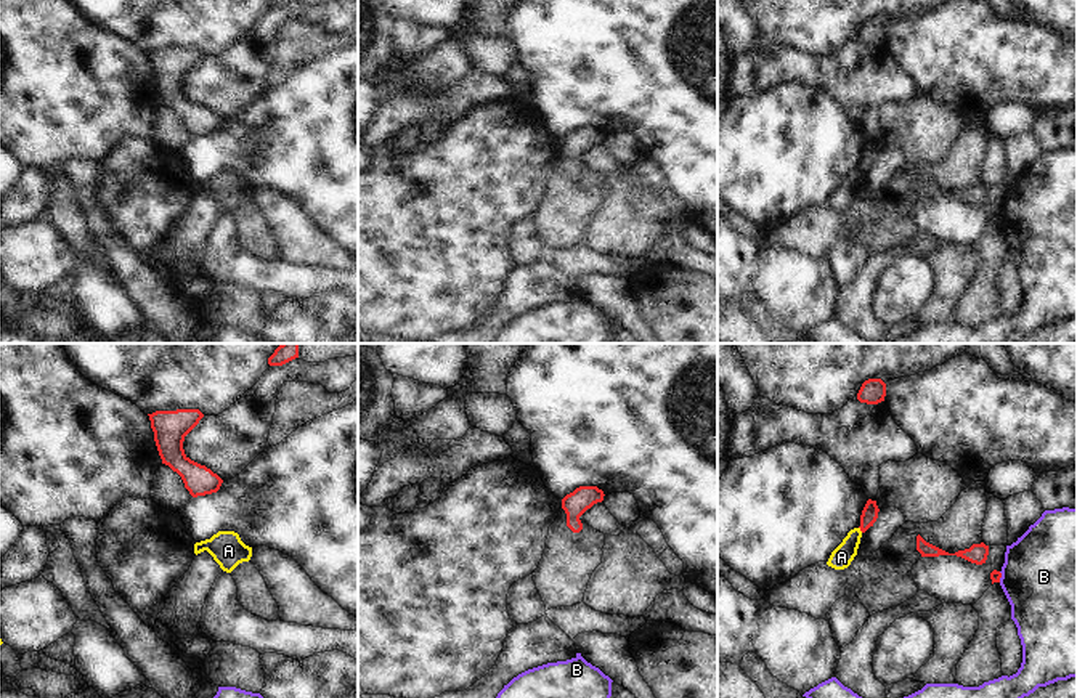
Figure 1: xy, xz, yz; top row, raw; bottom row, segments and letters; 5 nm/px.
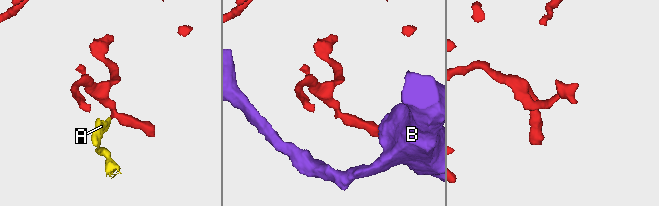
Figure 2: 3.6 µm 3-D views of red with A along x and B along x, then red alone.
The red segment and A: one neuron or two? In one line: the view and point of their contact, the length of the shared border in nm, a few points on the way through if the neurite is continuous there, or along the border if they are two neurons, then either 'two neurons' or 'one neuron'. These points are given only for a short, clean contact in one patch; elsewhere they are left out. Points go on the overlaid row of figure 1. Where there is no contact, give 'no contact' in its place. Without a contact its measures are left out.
yz (861, 530) | 40 nm | along yz (859, 527), (862, 531) | two neurons

